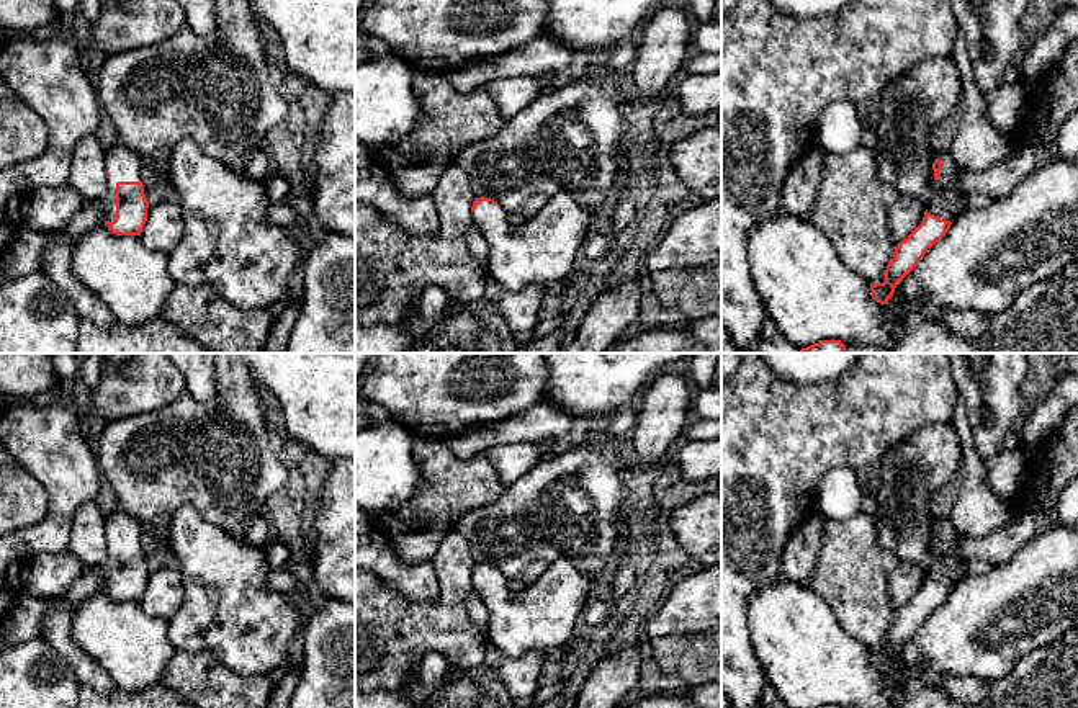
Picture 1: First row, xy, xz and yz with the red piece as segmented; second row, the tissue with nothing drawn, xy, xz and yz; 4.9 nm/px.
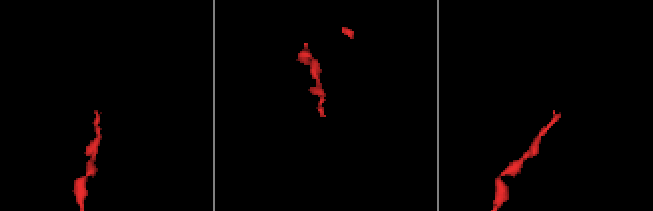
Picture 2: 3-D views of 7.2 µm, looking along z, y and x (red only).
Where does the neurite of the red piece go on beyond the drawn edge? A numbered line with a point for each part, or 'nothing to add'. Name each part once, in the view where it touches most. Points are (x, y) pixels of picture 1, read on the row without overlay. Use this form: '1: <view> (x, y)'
1: xy (121, 532)

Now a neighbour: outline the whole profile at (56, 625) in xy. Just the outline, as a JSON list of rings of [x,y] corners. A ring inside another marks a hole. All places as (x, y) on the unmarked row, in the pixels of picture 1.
[[[61,597],[52,598],[41,623],[41,638],[70,665],[82,687],[88,687],[100,695],[111,695],[118,688],[110,674],[70,636],[74,612],[75,605]]]

